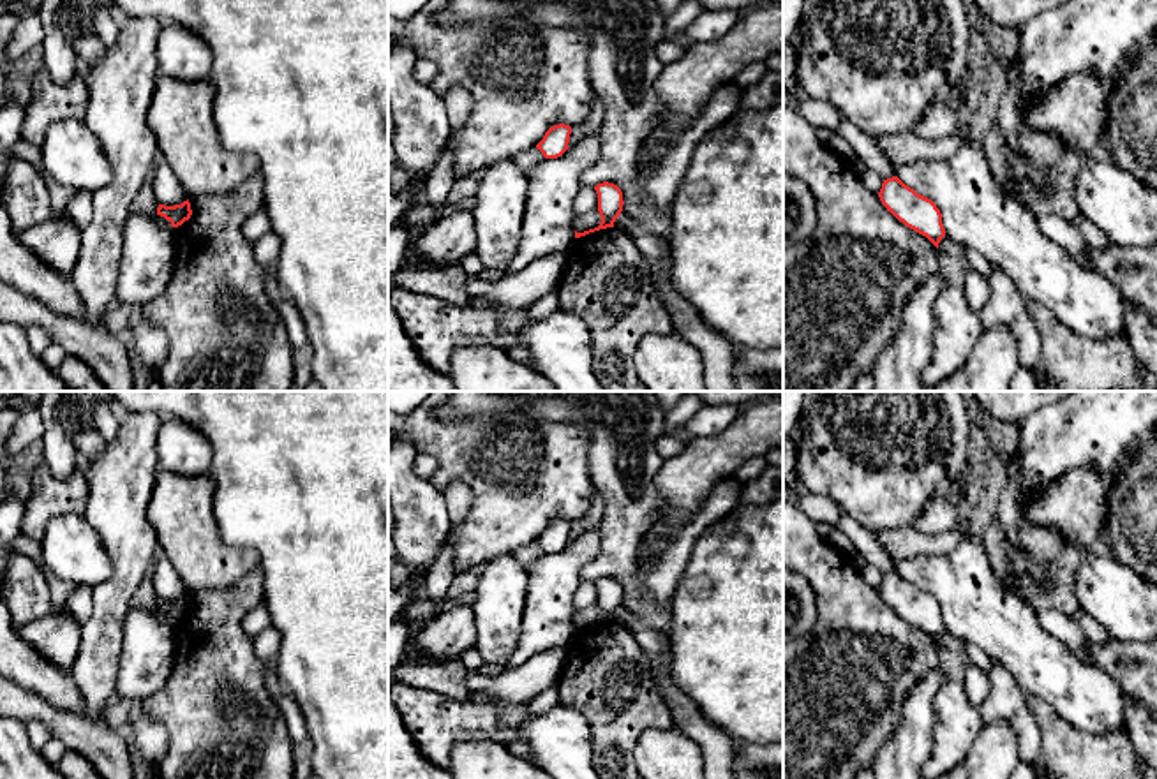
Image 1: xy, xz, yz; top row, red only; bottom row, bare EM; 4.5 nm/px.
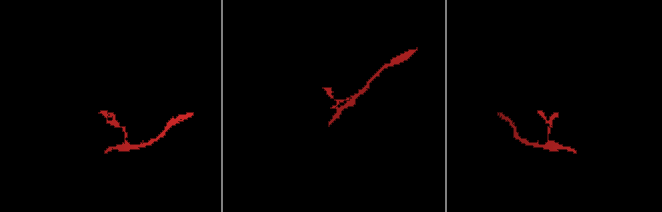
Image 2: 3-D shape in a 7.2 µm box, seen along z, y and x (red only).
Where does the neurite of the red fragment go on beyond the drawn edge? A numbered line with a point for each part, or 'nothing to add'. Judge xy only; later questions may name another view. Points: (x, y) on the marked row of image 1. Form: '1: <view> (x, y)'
nothing to add

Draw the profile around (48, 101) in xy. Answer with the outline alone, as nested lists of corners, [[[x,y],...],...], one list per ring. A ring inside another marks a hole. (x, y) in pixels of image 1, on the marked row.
[[[41,67],[32,78],[21,139],[41,146],[55,122],[83,120],[86,108],[88,86],[81,76],[60,85]]]

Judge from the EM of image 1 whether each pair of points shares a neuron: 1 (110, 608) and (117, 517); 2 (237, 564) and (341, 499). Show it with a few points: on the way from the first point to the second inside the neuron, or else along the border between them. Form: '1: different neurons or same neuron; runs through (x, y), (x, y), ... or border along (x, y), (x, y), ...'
1: same neuron; runs through (120, 586), (122, 540)
2: different neurons; border along (219, 531), (226, 543), (247, 547), (258, 563)

